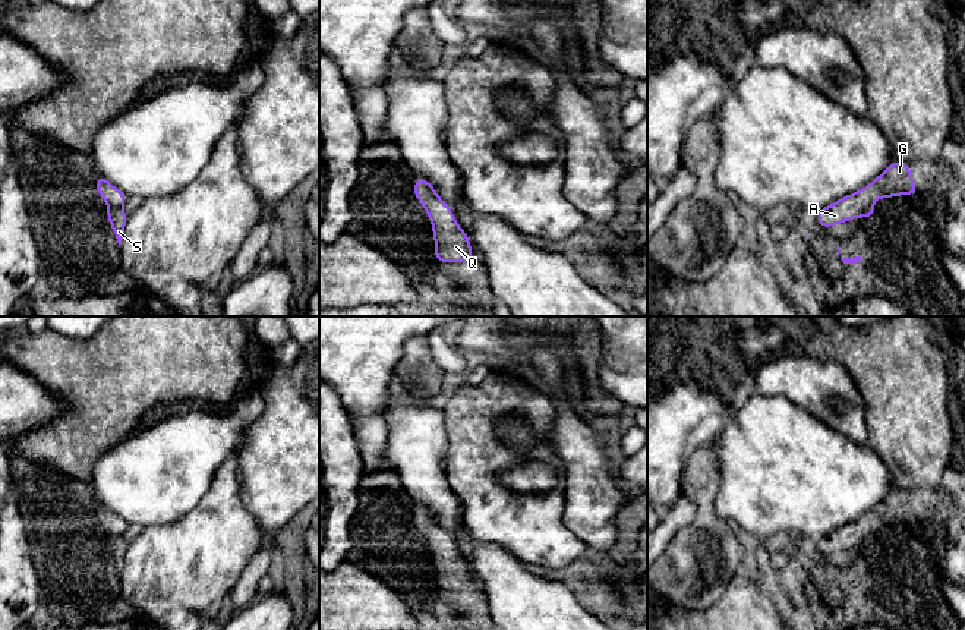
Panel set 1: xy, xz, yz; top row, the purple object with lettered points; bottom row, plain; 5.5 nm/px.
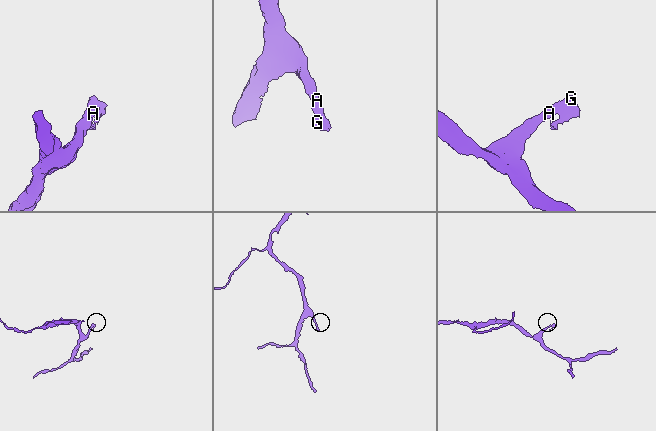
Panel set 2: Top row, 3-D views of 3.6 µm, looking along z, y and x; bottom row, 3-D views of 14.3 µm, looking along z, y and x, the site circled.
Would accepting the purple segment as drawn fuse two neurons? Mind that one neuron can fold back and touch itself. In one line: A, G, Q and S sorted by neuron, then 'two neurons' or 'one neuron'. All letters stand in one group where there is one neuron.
A G Q S; one neuron

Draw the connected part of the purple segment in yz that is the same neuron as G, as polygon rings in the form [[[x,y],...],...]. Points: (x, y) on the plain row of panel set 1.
[[[895,489],[868,514],[821,536],[817,542],[817,552],[824,557],[854,548],[860,544],[867,548],[874,544],[873,532],[879,526],[917,522],[920,522],[920,519],[917,517],[911,504],[909,492]]]

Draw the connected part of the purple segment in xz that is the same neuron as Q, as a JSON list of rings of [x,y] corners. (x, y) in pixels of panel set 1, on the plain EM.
[[[414,505],[416,527],[432,548],[436,590],[466,590],[473,588],[469,564],[452,544],[452,538],[423,505]]]

